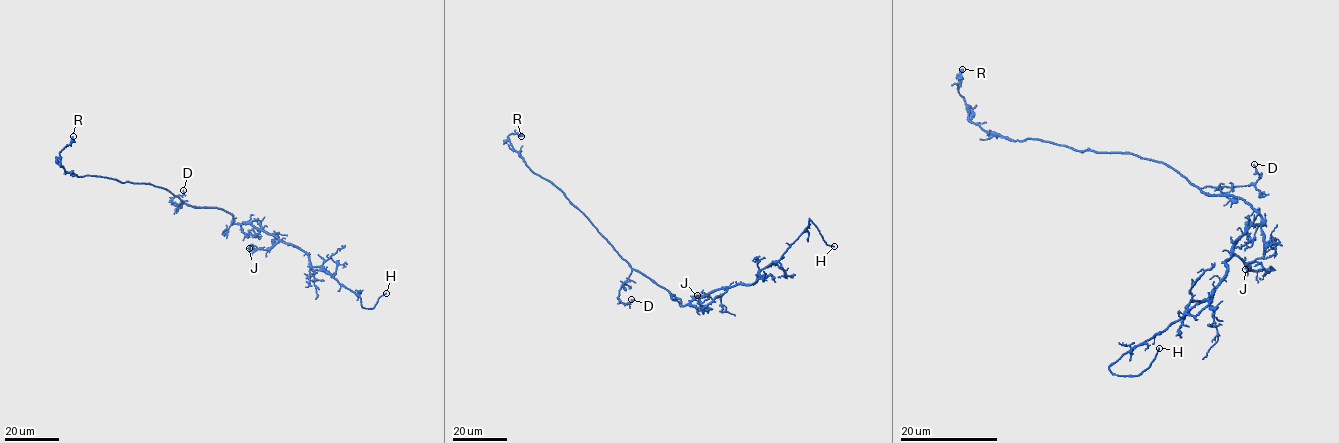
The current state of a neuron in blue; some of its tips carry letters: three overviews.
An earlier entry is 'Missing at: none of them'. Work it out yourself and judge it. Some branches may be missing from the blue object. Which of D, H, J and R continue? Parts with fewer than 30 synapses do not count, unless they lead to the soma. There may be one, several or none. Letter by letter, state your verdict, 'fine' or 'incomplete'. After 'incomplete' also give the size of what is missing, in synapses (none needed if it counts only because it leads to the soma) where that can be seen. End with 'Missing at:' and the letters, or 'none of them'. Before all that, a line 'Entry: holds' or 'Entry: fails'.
Entry: fails
D: fine
H: incomplete
J: fine
R: fine
Missing at: H

